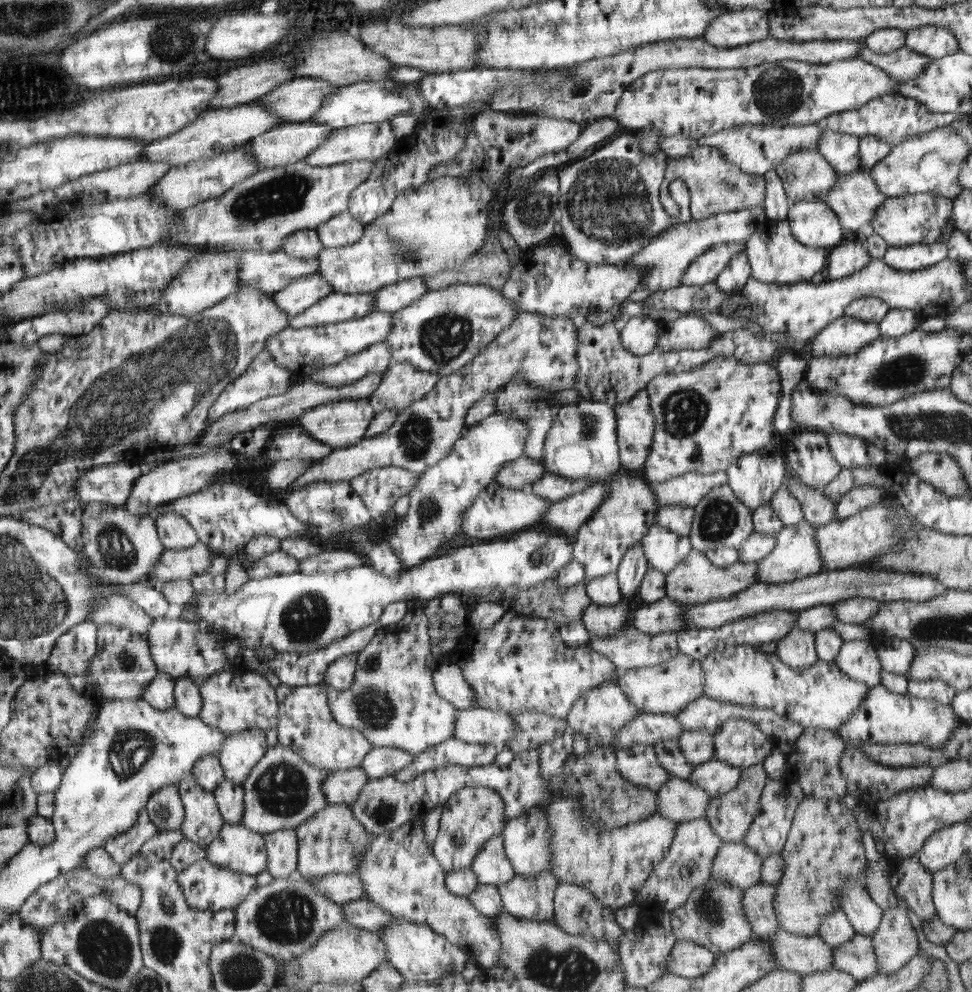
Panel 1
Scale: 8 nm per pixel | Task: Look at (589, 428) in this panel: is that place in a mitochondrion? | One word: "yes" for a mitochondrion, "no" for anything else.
yes

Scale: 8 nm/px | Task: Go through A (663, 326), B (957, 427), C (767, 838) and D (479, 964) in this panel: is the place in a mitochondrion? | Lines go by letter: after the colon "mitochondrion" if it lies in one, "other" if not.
A: other
B: mitochondrion
C: other
D: other

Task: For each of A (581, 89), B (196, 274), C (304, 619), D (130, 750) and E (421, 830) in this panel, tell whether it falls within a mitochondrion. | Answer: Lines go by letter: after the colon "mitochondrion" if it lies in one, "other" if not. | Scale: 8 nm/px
A: mitochondrion
B: other
C: mitochondrion
D: mitochondrion
E: other

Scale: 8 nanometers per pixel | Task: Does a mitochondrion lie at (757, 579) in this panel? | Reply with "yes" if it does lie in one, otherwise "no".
no

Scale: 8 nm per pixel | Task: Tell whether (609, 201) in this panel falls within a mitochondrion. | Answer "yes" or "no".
yes

